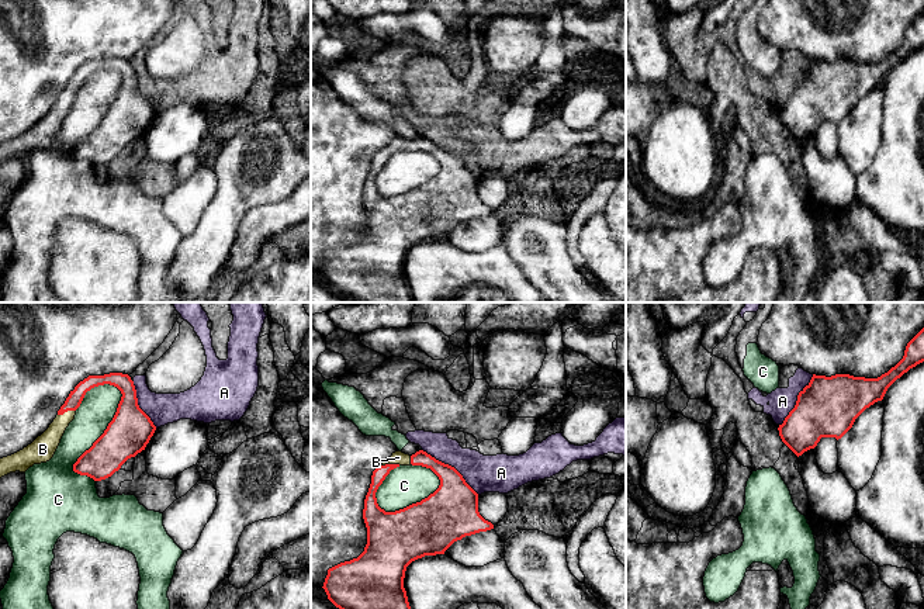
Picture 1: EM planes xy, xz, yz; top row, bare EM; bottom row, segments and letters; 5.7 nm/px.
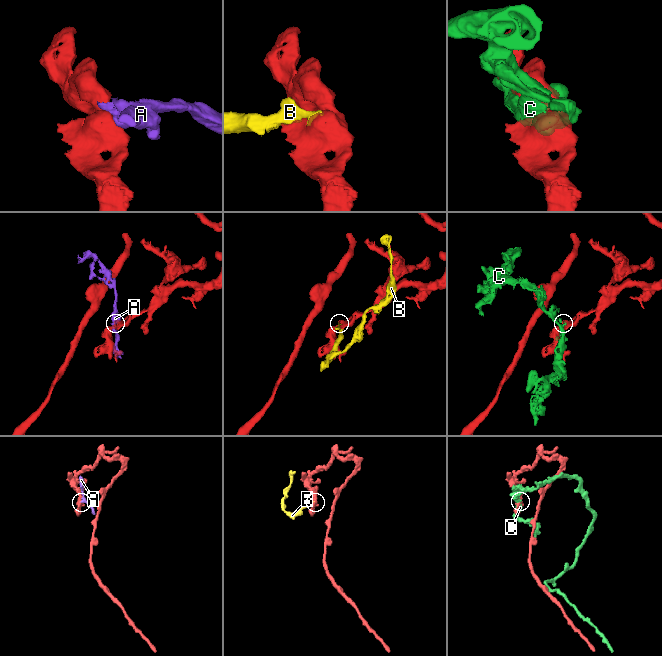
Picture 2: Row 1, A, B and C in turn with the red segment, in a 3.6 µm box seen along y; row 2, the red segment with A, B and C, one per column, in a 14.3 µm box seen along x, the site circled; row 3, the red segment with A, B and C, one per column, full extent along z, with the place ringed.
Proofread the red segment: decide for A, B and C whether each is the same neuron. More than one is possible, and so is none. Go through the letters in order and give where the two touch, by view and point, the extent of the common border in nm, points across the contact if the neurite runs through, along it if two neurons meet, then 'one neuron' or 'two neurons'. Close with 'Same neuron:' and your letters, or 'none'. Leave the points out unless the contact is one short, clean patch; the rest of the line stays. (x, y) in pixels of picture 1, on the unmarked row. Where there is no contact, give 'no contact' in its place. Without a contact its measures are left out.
A: contact xz (450, 151); length 420 nm; two neurons
B: contact xz (390, 149); length 110 nm; one neuron
C: contact xy (100, 121); length 550 nm; two neurons
Same neuron: B

